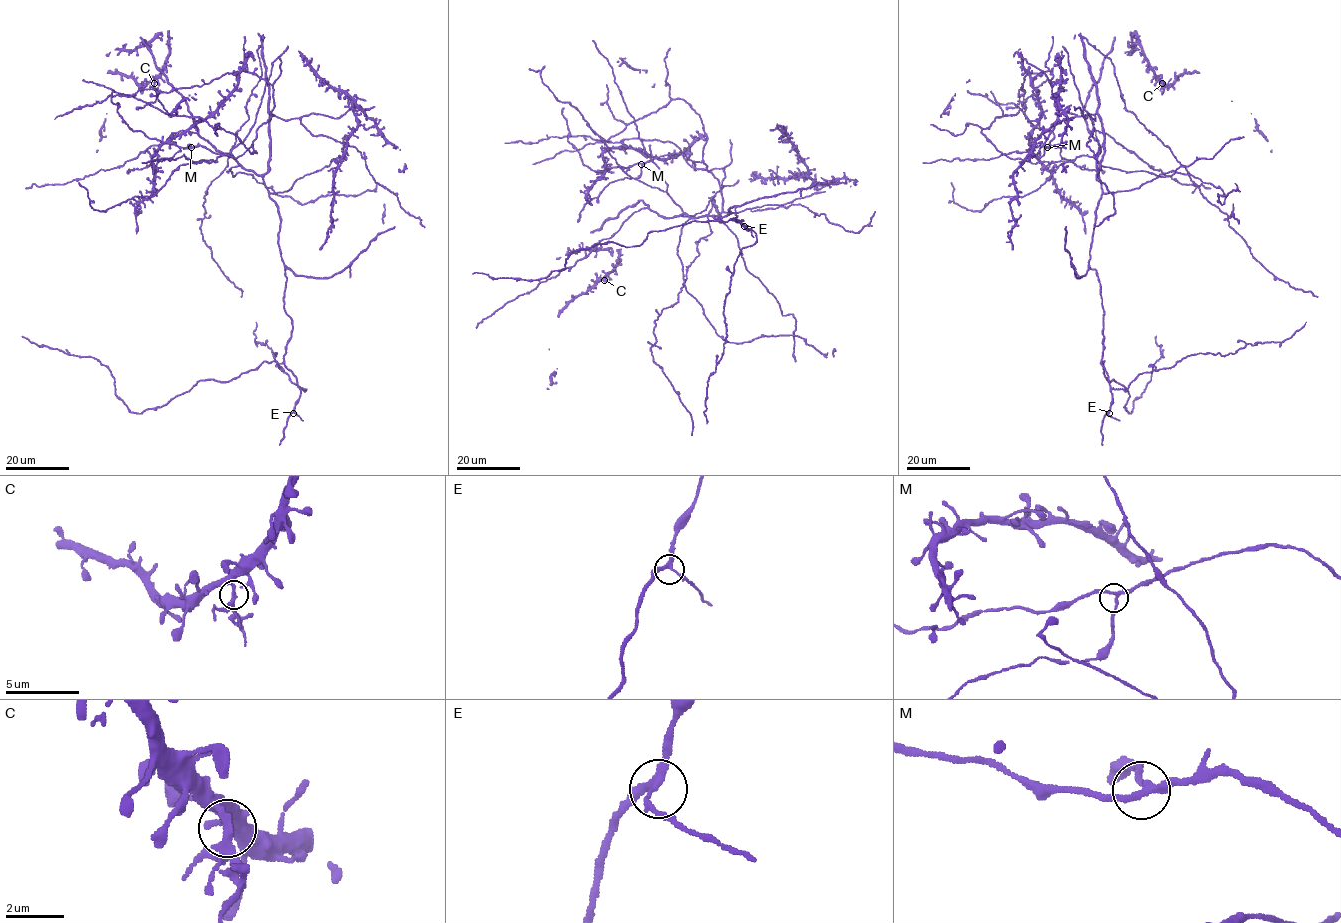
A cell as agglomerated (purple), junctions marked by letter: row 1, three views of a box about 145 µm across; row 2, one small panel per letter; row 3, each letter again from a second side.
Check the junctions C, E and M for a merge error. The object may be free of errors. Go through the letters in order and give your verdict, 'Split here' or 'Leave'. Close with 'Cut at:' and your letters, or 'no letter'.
C: Split here
E: Leave
M: Leave
Cut at: C

